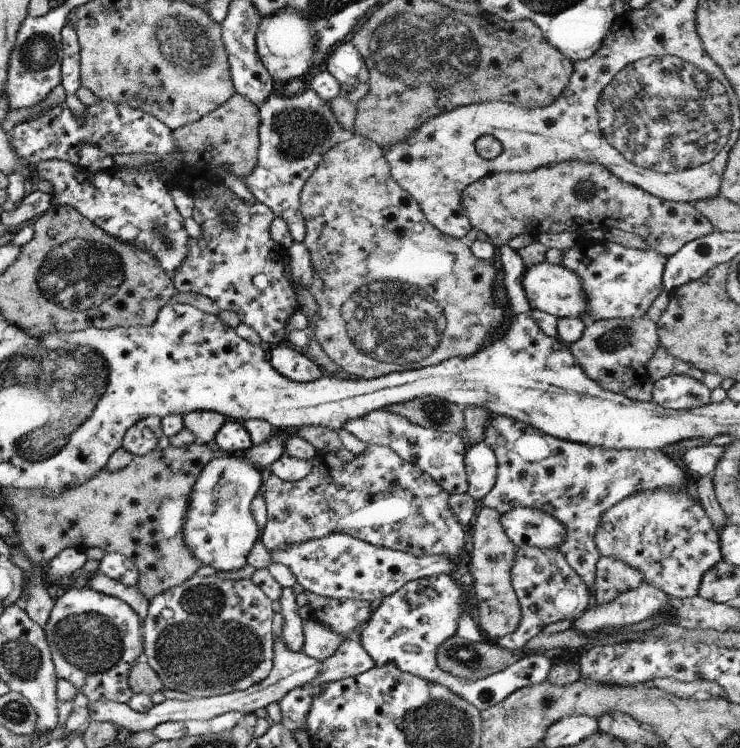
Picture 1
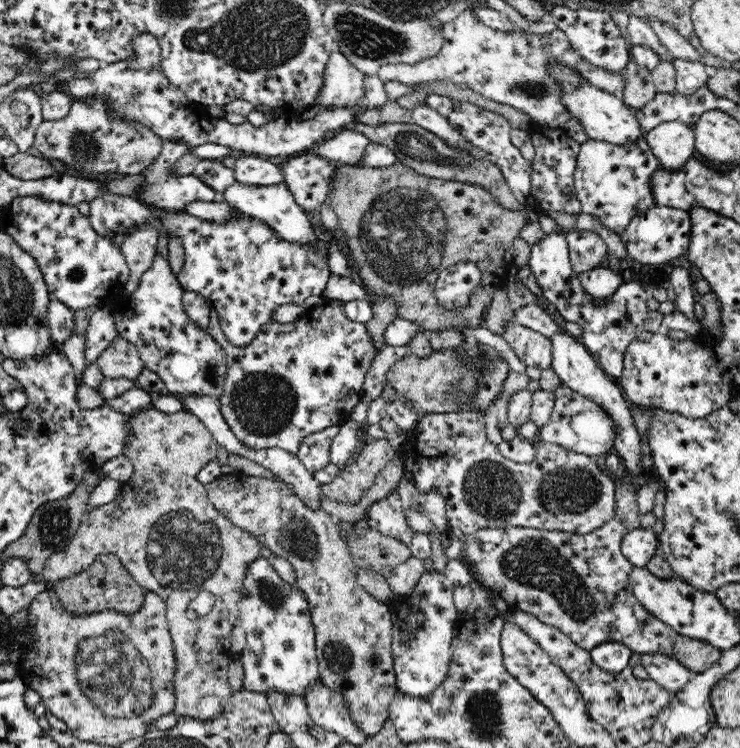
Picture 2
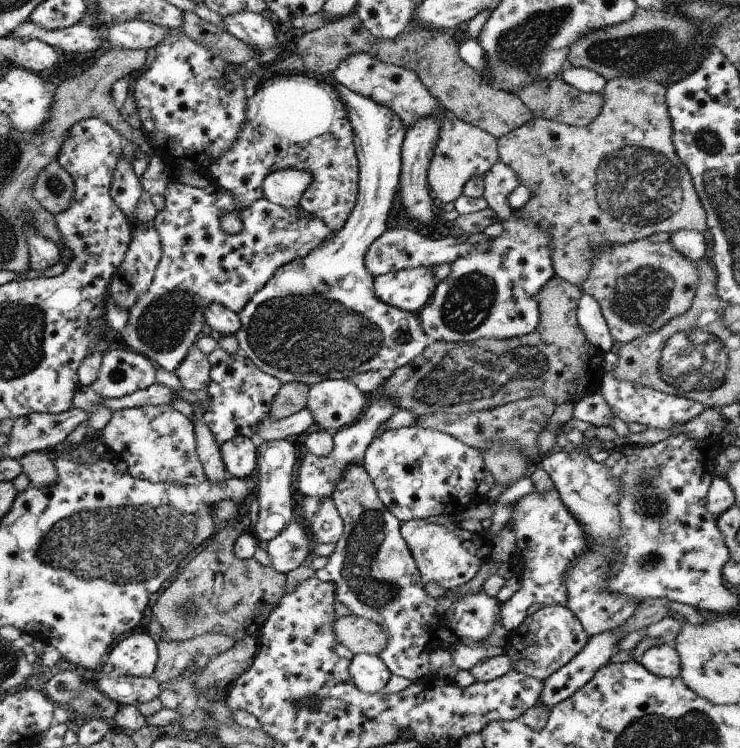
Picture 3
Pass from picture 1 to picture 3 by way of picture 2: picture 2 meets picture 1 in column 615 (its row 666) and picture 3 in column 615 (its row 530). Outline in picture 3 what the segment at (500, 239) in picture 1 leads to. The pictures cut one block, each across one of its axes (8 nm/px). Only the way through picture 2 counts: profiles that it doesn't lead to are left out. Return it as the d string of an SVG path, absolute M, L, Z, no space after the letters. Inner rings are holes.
M615 77L606 81L601 92L602 107L598 116L587 126L576 127L566 125L565 123L558 123L557 121L531 117L525 124L496 139L498 160L515 173L519 184L530 190L528 201L520 209L512 211L512 215L522 221L540 226L545 231L546 236L550 238L549 250L554 274L566 280L570 285L579 287L585 278L587 278L590 266L592 265L594 250L597 251L610 245L622 245L626 242L645 239L649 235L657 234L658 232L663 232L663 234L665 232L671 234L680 230L705 232L705 210L703 210L699 202L688 170L674 151L671 138L671 121L664 99L665 89L666 87L661 83L650 81L643 77Z

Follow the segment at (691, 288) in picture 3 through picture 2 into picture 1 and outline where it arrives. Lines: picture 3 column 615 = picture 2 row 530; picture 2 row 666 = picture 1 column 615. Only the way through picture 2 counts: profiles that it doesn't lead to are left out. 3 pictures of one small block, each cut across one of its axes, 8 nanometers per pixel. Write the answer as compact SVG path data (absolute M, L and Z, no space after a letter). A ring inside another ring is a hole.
M646 316L638 319L599 319L585 325L581 336L568 345L569 352L581 370L612 393L622 393L634 384L644 383L646 362L659 346L656 323Z

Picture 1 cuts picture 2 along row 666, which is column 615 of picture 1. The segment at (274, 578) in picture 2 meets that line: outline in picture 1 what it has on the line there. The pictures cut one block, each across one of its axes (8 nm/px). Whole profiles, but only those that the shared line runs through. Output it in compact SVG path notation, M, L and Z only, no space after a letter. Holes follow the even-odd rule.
M606 241L583 247L575 244L561 252L560 264L581 279L586 296L586 311L579 319L585 325L599 319L641 318L655 297L664 290L662 274L666 257L653 249L628 248Z

